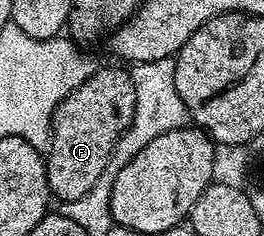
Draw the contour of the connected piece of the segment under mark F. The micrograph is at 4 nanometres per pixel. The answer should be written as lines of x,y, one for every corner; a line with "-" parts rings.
122,65
114,66
118,67
99,66
98,71
92,73
92,77
88,77
88,81
80,85
80,89
68,93
68,97
64,97
64,101
60,101
54,111
50,122
50,148
44,153
44,158
50,193
59,204
84,197
84,193
88,193
88,189
92,189
96,181
100,181
100,173
104,173
116,149
116,141
126,132
134,116
136,89
132,85
130,71

